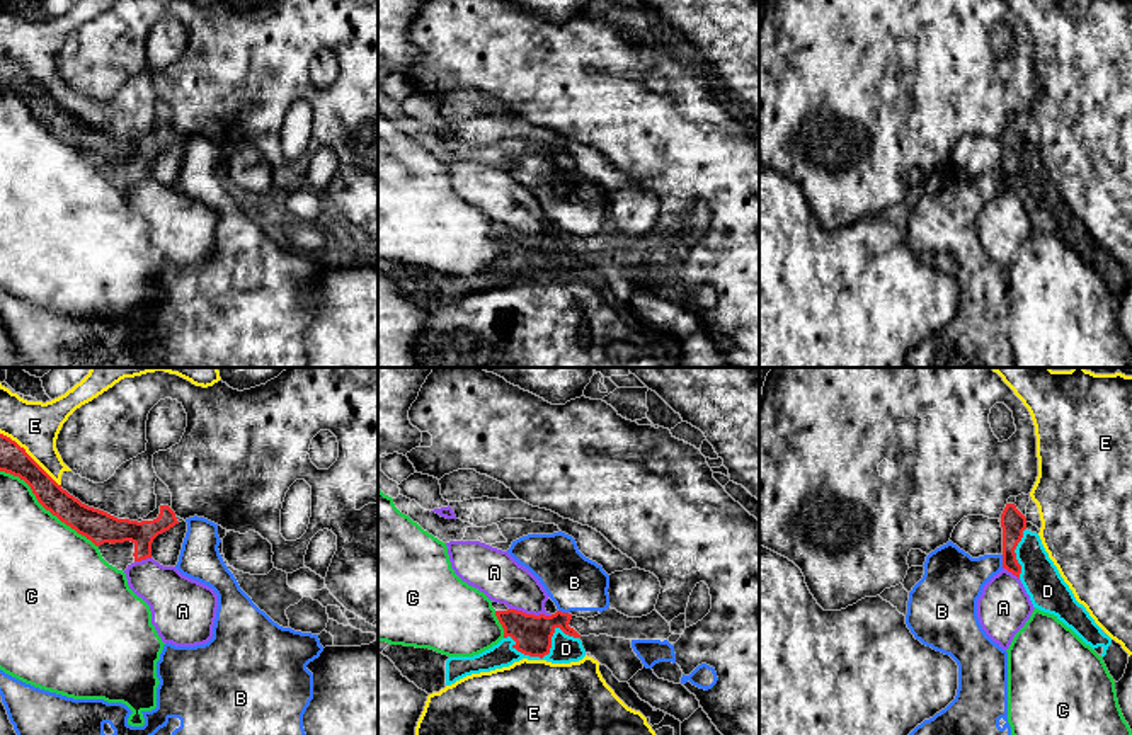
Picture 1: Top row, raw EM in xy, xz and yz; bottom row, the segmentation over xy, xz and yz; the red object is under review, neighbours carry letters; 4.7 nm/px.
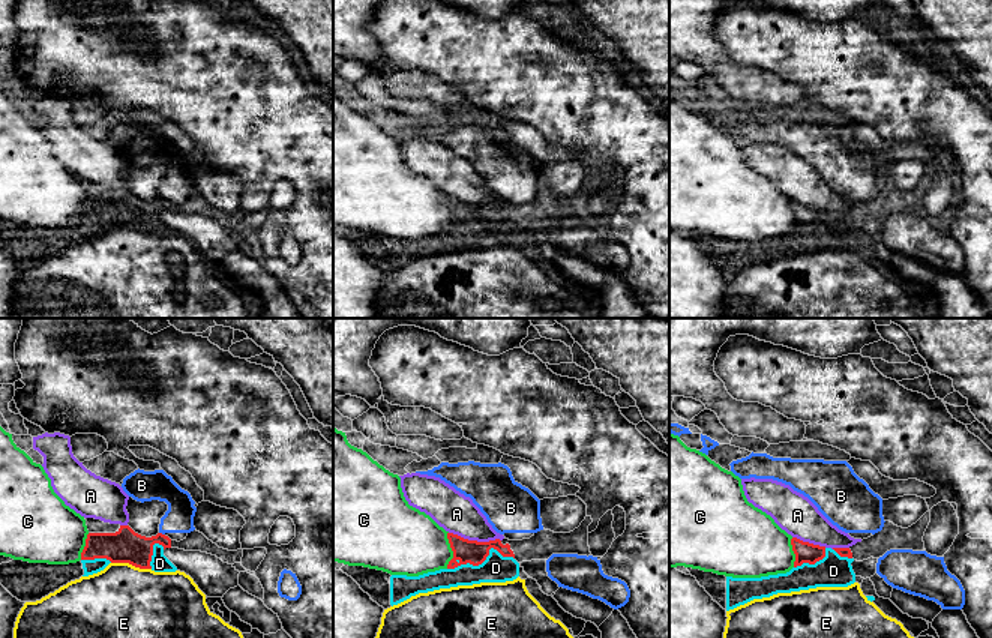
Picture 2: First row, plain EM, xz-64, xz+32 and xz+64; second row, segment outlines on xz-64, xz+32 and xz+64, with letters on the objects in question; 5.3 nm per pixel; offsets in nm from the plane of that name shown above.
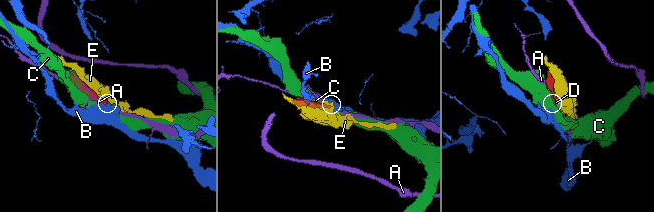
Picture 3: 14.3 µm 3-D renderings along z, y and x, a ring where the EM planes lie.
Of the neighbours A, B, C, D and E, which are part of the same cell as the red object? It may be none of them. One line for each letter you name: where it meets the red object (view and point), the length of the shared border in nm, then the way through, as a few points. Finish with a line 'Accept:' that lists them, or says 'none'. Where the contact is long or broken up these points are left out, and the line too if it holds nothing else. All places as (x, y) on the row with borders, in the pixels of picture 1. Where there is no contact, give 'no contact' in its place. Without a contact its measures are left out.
D: contact xz (545, 654); length 360 nm
Accept: D

